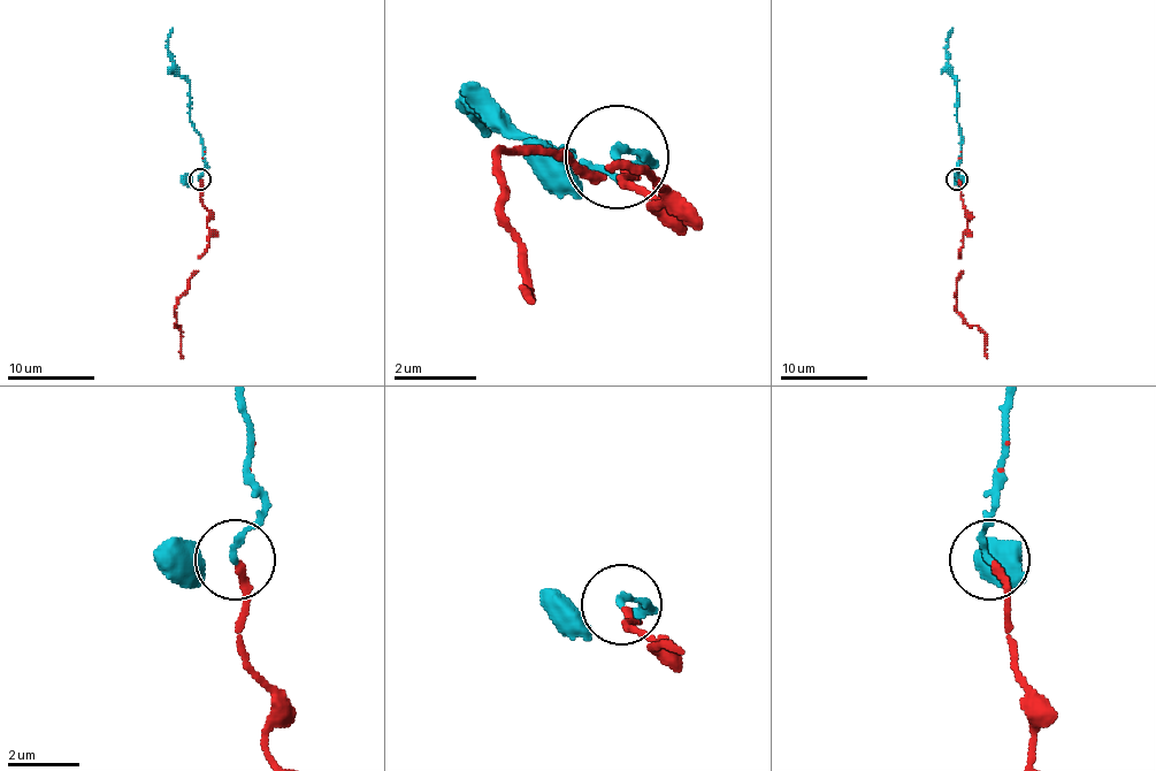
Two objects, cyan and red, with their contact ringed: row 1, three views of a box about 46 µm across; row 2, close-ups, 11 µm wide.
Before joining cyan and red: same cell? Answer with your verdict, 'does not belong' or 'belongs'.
belongs

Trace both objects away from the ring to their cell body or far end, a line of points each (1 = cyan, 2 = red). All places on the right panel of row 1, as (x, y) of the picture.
1: (956, 180), (961, 138), (956, 84), (946, 50), (952, 28)
2: (958, 180), (961, 199), (967, 212), (958, 256), (956, 312), (985, 334), (987, 358)

